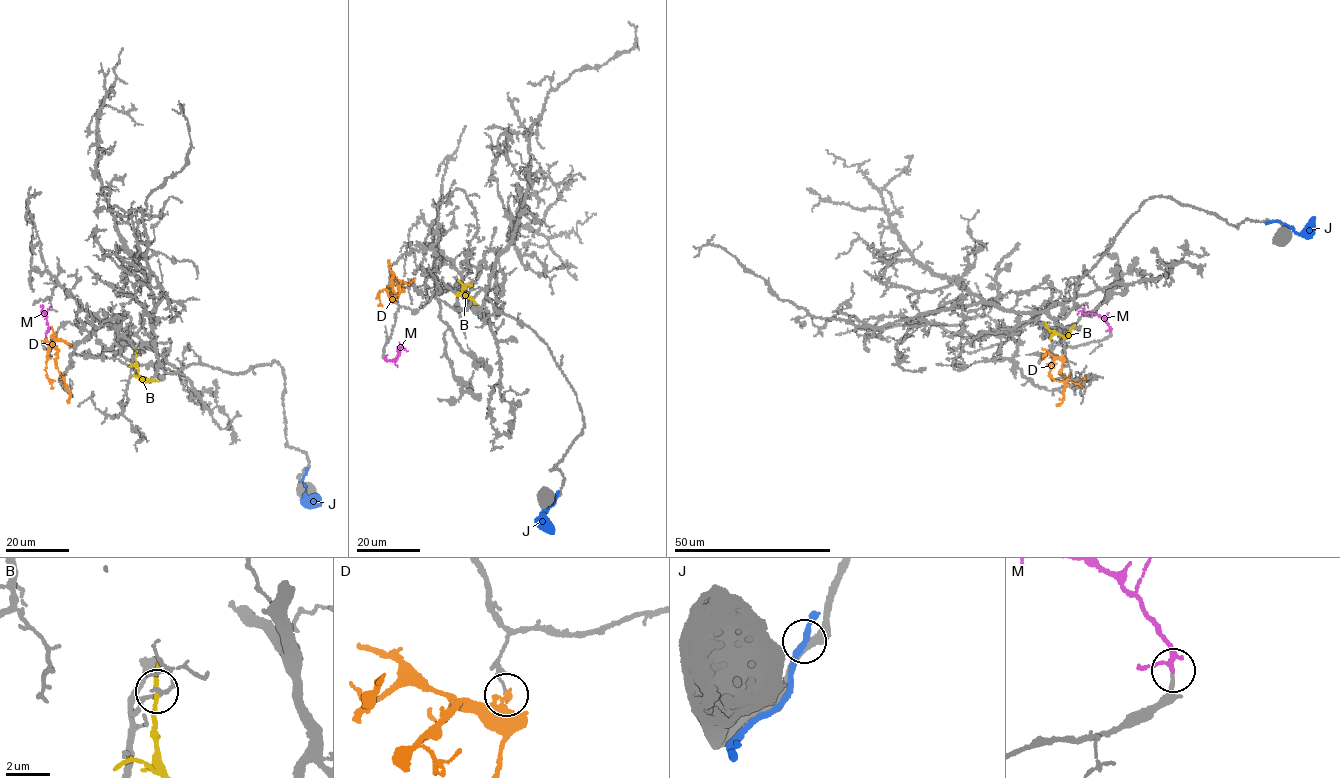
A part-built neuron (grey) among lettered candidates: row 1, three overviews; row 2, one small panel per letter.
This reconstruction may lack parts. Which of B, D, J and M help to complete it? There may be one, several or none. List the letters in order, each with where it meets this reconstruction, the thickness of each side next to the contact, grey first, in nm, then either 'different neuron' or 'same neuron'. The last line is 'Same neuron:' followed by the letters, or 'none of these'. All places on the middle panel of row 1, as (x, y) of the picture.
B: meets grey at (469, 284); 150 nm thick on the grey side, 170 nm on the other; different neuron
D: meets grey at (393, 302); 110 nm thick on the grey side, 200 nm on the other; different neuron
J: meets grey at (557, 495); 360 nm thick on the grey side, 240 nm on the other; different neuron
M: meets grey at (384, 359); 150 nm thick on the grey side, 190 nm on the other; same neuron
Same neuron: M

